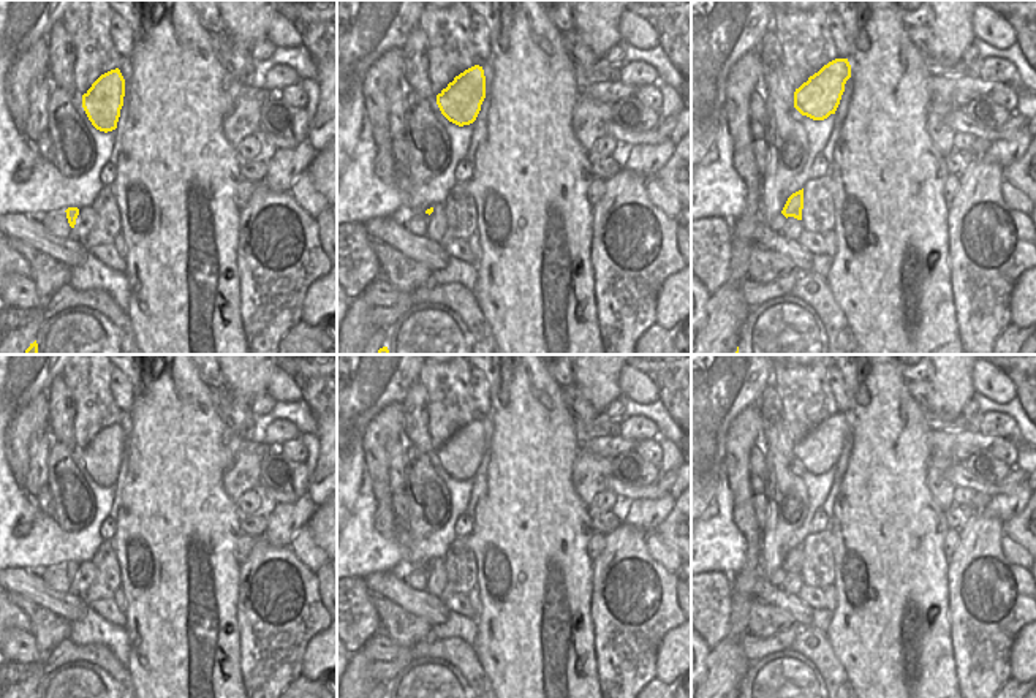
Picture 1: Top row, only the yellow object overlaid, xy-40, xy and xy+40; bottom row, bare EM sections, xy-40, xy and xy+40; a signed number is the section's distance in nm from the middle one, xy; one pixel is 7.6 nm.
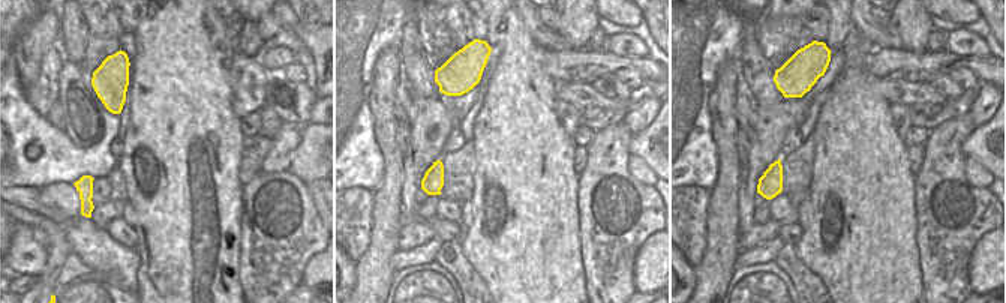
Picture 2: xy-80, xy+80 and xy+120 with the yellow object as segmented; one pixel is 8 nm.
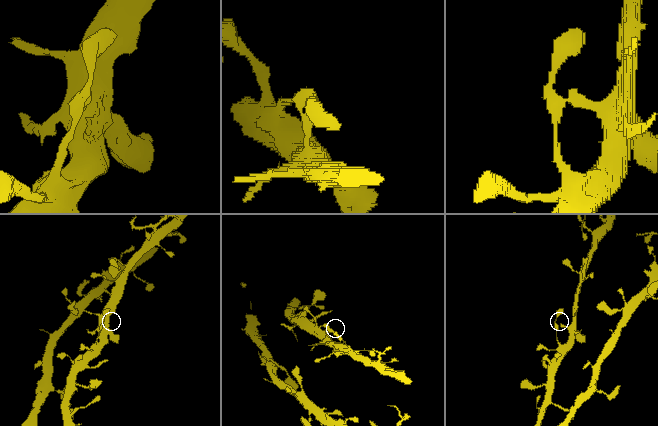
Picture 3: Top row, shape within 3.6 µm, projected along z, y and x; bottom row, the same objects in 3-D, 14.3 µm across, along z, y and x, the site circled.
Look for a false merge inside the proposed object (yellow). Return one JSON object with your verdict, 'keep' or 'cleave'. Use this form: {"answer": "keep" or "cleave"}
{"answer": "keep"}

